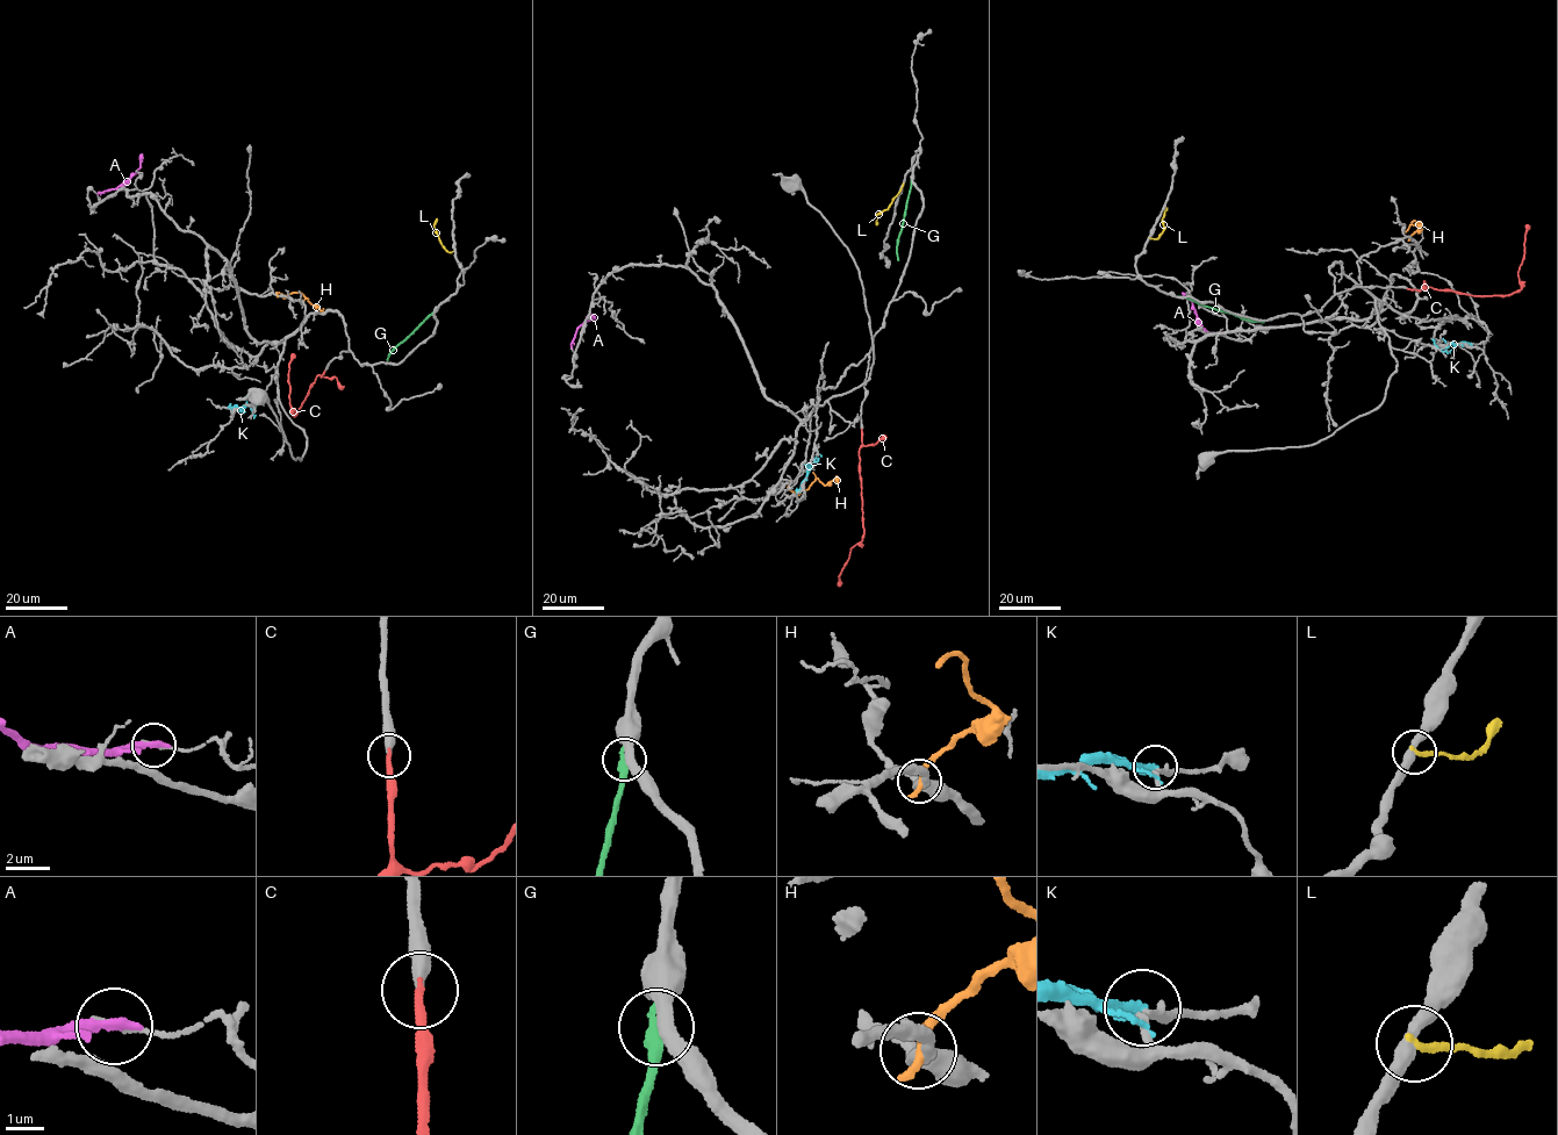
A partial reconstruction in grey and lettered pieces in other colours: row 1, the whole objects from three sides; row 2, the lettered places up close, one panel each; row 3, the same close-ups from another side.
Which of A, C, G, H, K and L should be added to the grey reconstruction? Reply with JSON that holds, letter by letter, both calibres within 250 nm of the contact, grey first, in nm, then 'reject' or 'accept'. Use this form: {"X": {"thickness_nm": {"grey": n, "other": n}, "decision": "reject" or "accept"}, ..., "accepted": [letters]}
{"A": {"thickness_nm": {"grey": 150, "other": 300}, "decision": "reject"}, "C": {"thickness_nm": {"grey": 280, "other": 240}, "decision": "accept"}, "G": {"thickness_nm": {"grey": 360, "other": 380}, "decision": "reject"}, "H": {"thickness_nm": {"grey": 360, "other": 280}, "decision": "reject"}, "K": {"thickness_nm": {"grey": 200, "other": 240}, "decision": "reject"}, "L": {"thickness_nm": {"grey": 360, "other": 190}, "decision": "reject"}, "accepted": ["C"]}

